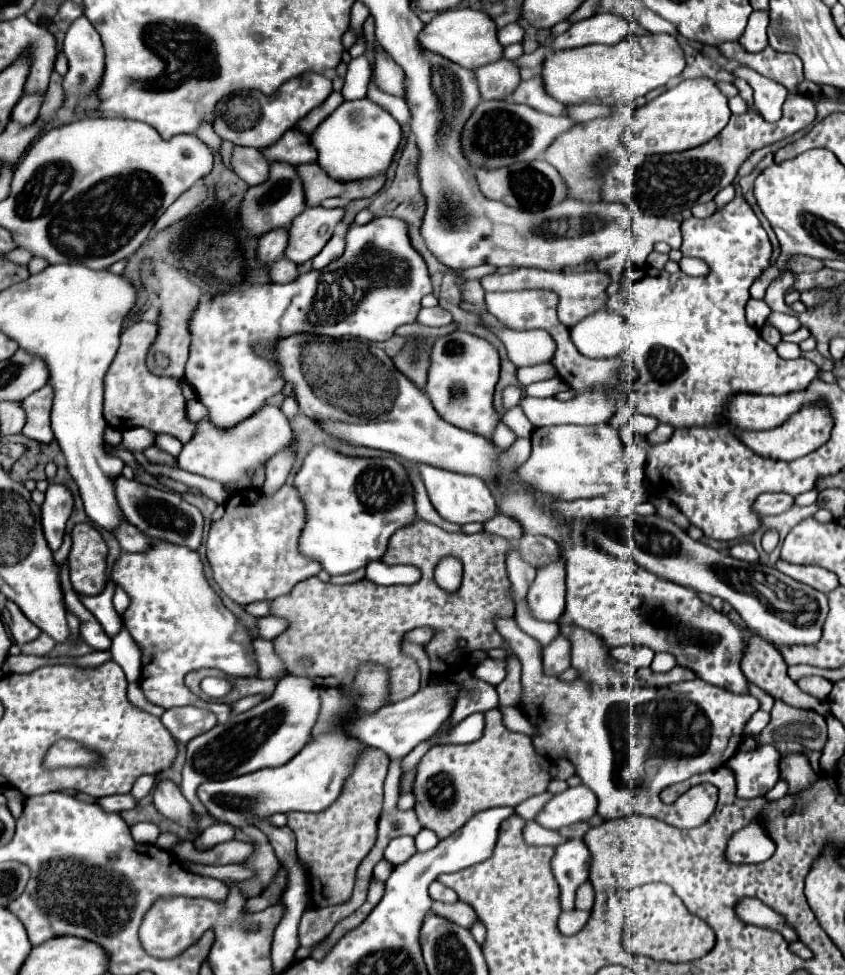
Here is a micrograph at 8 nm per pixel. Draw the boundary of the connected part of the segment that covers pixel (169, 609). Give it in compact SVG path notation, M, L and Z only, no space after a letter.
M160 539L160 541L154 541L152 547L148 547L148 551L122 553L112 567L112 579L120 587L124 587L124 591L128 591L132 599L132 605L124 613L124 627L128 627L130 635L142 649L140 687L144 695L148 697L148 701L164 709L182 707L182 705L202 707L202 709L212 711L218 723L226 723L230 719L230 705L218 705L218 703L210 703L210 701L196 697L184 685L184 675L194 669L214 667L232 677L252 677L252 675L258 675L258 669L256 669L256 659L252 653L252 637L246 633L242 623L222 605L220 597L208 585L200 555L188 547L176 547Z

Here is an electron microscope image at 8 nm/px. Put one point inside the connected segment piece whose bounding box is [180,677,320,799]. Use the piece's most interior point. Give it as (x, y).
(269, 735)

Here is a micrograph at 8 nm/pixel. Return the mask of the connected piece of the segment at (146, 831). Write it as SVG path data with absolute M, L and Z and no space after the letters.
M136 823L132 827L132 837L136 839L136 843L156 843L160 831L154 823Z

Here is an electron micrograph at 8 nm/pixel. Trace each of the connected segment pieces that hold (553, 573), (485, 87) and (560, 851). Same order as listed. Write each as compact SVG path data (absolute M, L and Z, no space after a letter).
M558 547L558 559L538 569L538 575L528 591L528 605L536 619L558 621L564 613L564 575L566 559Z
M500 59L476 69L476 81L482 99L506 99L518 87L520 73L512 61Z
M570 839L556 847L552 857L552 871L562 891L562 909L574 907L576 889L588 881L590 851L582 839Z

